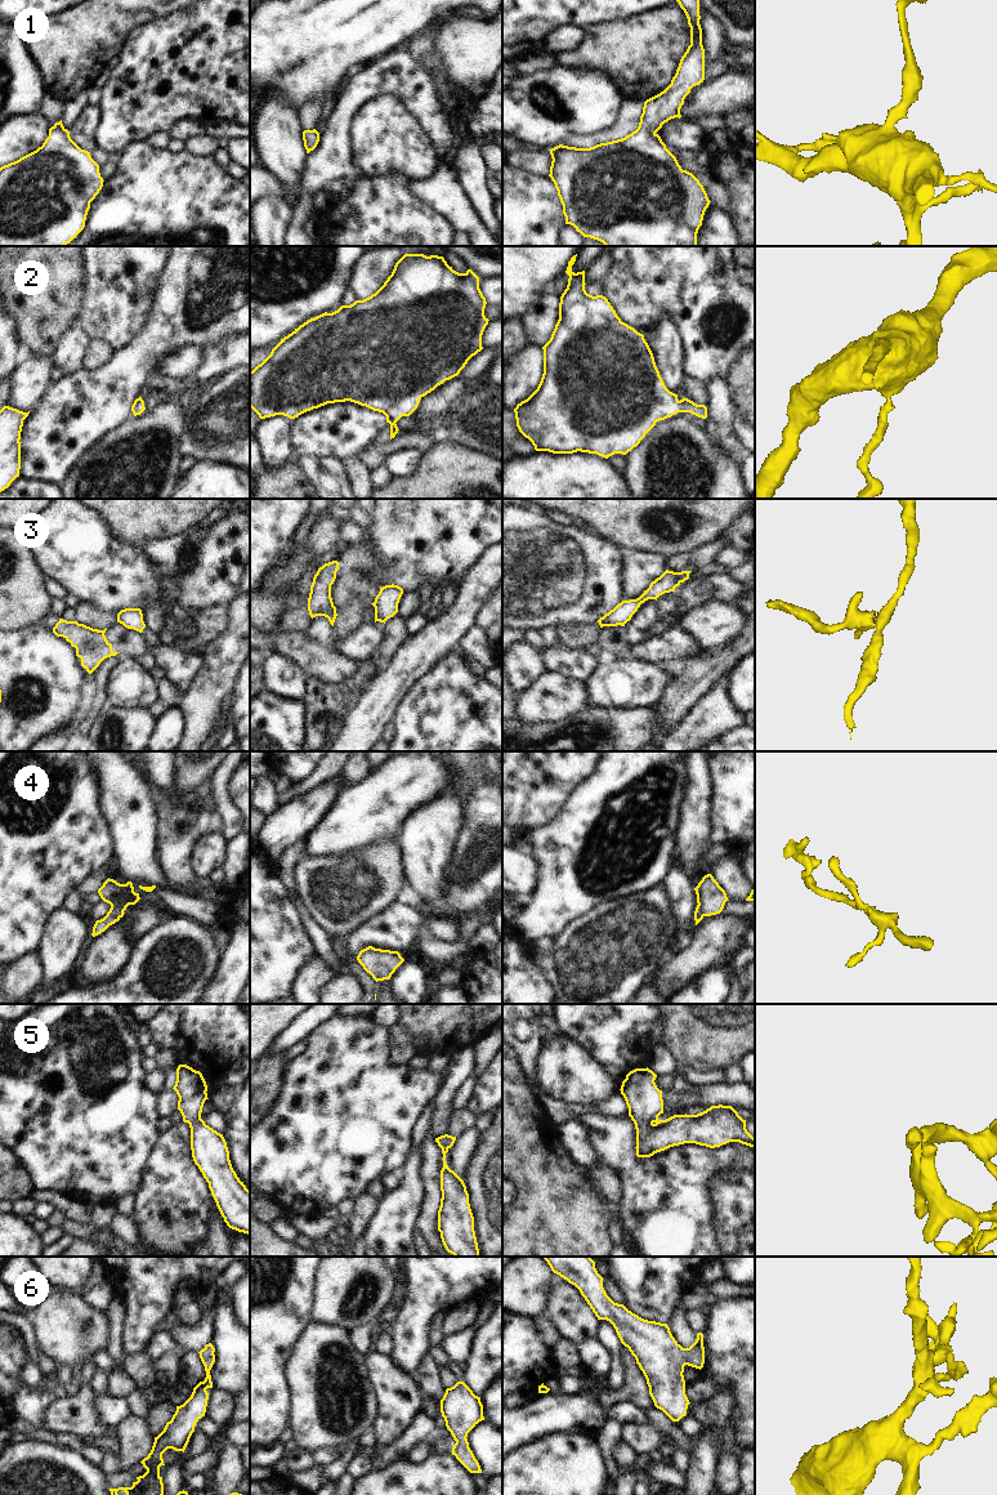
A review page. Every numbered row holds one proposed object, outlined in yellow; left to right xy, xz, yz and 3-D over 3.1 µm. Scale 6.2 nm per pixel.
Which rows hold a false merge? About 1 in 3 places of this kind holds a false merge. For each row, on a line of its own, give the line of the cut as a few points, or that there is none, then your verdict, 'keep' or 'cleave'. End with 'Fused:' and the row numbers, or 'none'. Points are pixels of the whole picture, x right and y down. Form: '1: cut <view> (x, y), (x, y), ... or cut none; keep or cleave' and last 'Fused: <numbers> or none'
1: cut none; keep
2: cut none; keep
3: cut xz (372, 603), (375, 606); cleave
4: cut none; keep
5: cut none; keep
6: cut none; keep
Fused: 3

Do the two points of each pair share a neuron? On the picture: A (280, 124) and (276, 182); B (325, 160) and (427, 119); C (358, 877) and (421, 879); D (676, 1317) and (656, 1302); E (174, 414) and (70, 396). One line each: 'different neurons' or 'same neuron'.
A: different neurons
B: same neuron
C: different neurons
D: different neurons
E: different neurons

